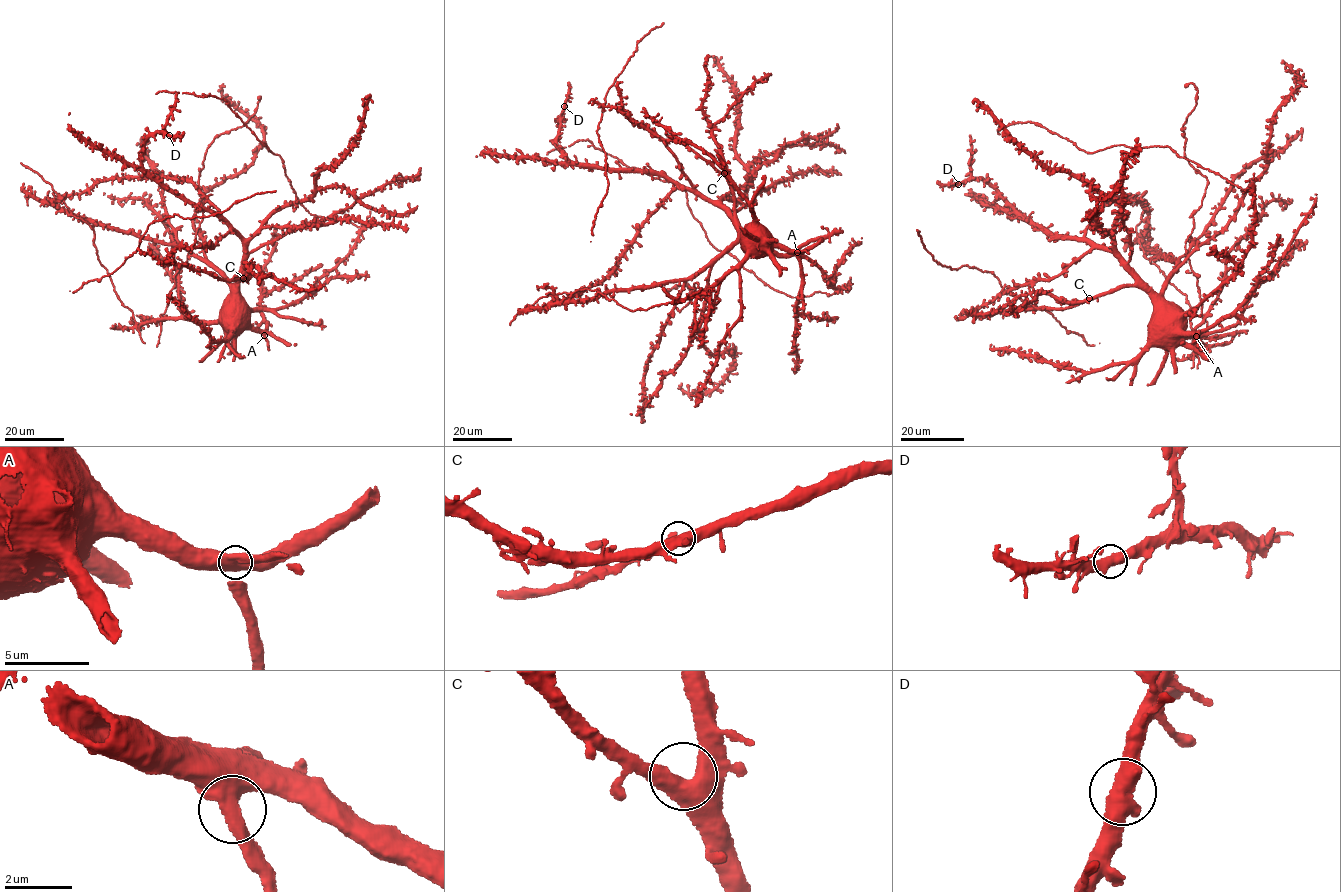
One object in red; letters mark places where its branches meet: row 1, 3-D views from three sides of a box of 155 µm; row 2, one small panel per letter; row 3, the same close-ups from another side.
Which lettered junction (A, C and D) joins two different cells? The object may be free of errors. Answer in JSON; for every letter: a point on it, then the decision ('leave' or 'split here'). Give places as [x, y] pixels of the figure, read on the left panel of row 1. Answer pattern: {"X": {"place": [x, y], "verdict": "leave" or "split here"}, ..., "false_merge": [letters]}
{"A": {"place": [264, 335], "verdict": "leave"}, "C": {"place": [243, 278], "verdict": "leave"}, "D": {"place": [169, 135], "verdict": "leave"}, "false_merge": []}

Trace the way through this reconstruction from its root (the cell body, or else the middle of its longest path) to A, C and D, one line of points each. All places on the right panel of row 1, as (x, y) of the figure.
A: (1169, 348), (1177, 336), (1189, 333), (1196, 336)
C: (1169, 348), (1164, 341), (1164, 306), (1144, 290), (1122, 285), (1089, 298)
D: (1169, 348), (1164, 307), (1126, 261), (1085, 239), (1049, 235), (982, 179), (958, 183)

